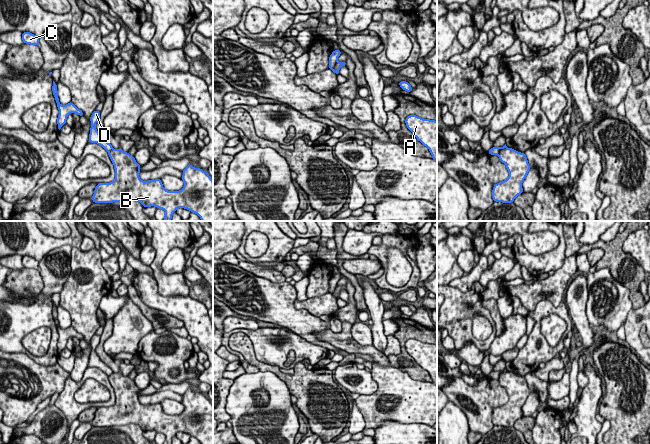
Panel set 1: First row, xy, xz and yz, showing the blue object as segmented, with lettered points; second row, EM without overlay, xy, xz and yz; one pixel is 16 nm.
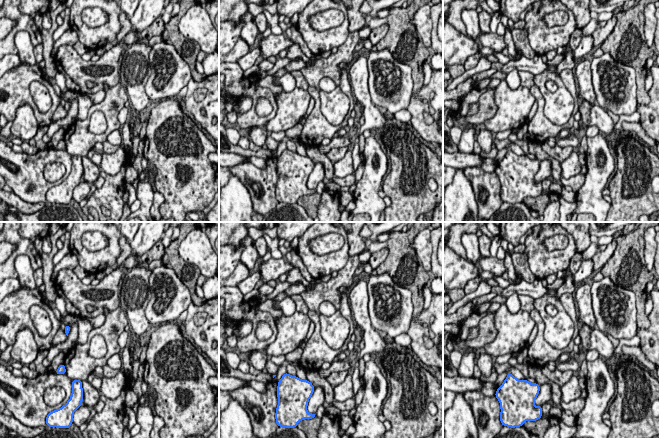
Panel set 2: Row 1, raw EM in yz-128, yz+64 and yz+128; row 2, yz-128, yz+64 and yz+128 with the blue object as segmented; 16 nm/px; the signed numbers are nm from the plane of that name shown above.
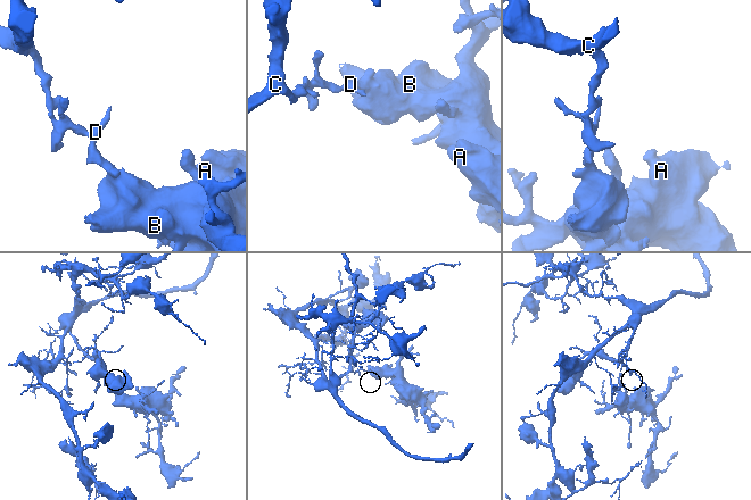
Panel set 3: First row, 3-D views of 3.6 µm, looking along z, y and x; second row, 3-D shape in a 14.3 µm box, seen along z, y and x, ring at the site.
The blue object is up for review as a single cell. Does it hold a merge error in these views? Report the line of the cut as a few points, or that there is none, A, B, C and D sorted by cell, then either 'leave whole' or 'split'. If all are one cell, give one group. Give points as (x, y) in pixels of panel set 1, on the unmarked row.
yz (506, 371), (498, 379) | A B / C D | split

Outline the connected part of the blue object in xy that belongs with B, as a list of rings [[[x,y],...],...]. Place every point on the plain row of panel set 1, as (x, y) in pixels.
[[[121,372],[108,376],[115,393],[115,403],[110,407],[96,409],[94,427],[124,426],[137,424],[143,431],[155,430],[166,437],[164,444],[171,444],[178,432],[188,433],[201,444],[213,444],[213,404],[200,392],[189,388],[181,403],[184,411],[179,415],[168,415],[160,402],[143,405],[139,402],[141,389],[134,380]]]

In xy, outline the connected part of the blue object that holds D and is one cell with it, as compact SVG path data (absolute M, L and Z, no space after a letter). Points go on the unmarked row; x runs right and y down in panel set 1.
M95 334L90 341L91 352L89 358L89 367L97 367L100 370L102 370L107 376L110 376L113 373L112 369L101 361L101 359L99 358L99 356L95 351L99 342L100 342L100 335Z

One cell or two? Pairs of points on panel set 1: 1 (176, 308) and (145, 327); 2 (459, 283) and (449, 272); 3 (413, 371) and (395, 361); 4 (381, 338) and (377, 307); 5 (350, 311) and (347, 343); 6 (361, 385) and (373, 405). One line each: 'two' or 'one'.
1: two
2: two
3: one
4: one
5: two
6: two

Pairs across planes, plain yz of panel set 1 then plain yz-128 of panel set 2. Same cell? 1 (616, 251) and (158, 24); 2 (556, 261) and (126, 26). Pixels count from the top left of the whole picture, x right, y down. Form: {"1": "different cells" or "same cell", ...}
{"1": "different cells", "2": "different cells"}

